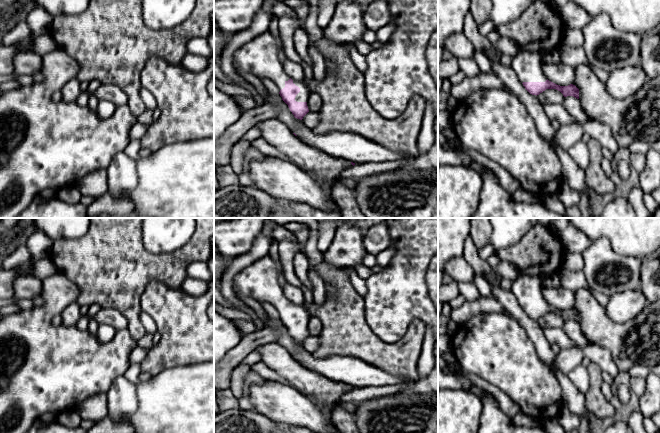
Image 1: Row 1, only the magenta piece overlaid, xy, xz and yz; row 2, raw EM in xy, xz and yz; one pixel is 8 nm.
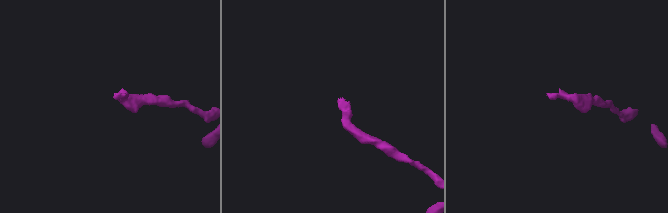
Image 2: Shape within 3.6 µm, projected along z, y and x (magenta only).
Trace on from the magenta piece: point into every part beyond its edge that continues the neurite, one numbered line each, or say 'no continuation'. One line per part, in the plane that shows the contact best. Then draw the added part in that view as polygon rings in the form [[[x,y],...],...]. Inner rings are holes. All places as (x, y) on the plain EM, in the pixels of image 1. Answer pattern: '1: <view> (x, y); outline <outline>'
1: xz (302, 320); outline [[[295,305],[293,307],[300,312],[300,316],[296,319],[295,325],[297,326],[307,326],[309,321],[309,315],[305,310],[303,305]]]

